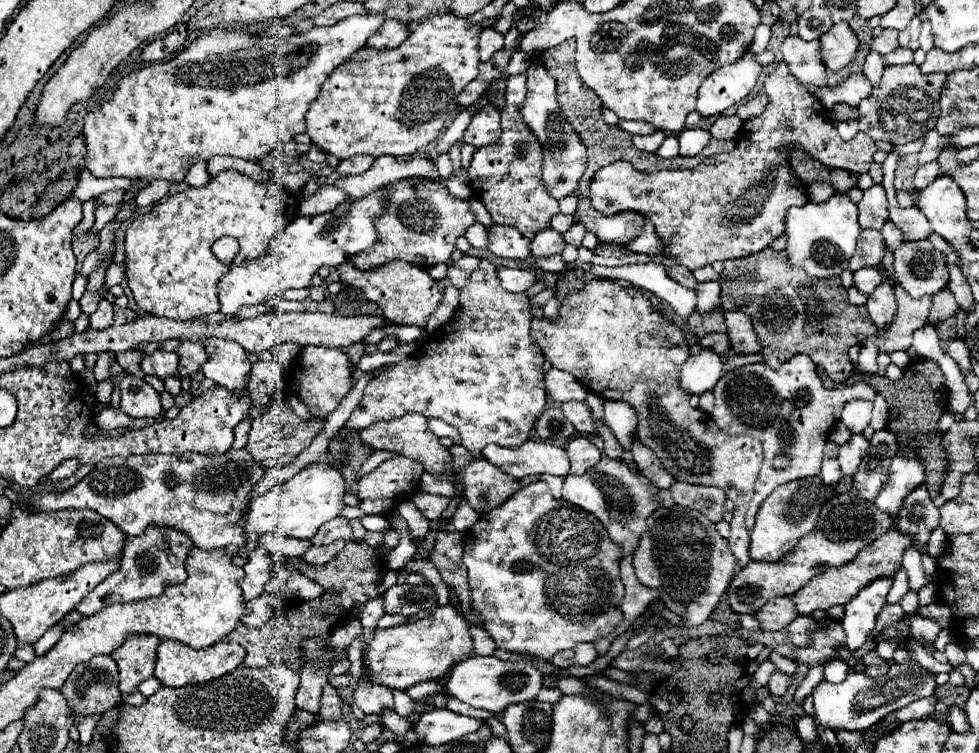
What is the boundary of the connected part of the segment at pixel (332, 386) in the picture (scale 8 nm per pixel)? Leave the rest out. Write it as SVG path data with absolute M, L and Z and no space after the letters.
M304 347L300 361L298 361L298 375L296 381L300 385L298 389L298 399L308 407L312 417L326 417L332 413L342 397L350 391L350 385L354 385L352 379L352 367L342 349L330 349L330 347Z

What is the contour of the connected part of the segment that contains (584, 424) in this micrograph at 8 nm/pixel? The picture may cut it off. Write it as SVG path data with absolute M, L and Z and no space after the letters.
M566 401L566 403L562 403L562 411L578 433L598 435L596 425L594 425L592 415L590 415L590 409L584 401Z

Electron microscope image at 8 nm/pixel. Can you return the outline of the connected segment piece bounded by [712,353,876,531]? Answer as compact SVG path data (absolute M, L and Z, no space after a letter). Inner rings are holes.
M804 353L794 355L778 369L770 369L764 363L754 363L728 371L712 391L716 397L716 405L712 411L712 419L716 421L716 425L730 435L752 435L760 439L764 447L764 463L756 481L756 493L746 513L748 531L754 525L758 507L778 485L818 475L818 469L822 465L822 449L828 441L832 425L838 421L842 405L850 399L872 401L876 397L876 391L866 381L858 381L838 389L826 389L816 373L816 365ZM778 453L786 453L790 457L792 465L788 469L772 467L772 461Z

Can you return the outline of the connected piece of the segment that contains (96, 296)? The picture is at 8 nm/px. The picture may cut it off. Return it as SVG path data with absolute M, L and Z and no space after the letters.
M102 287L98 293L84 293L82 299L78 301L80 303L80 309L82 313L94 313L96 307L98 307L98 301L102 299L102 295L108 293L108 287Z

